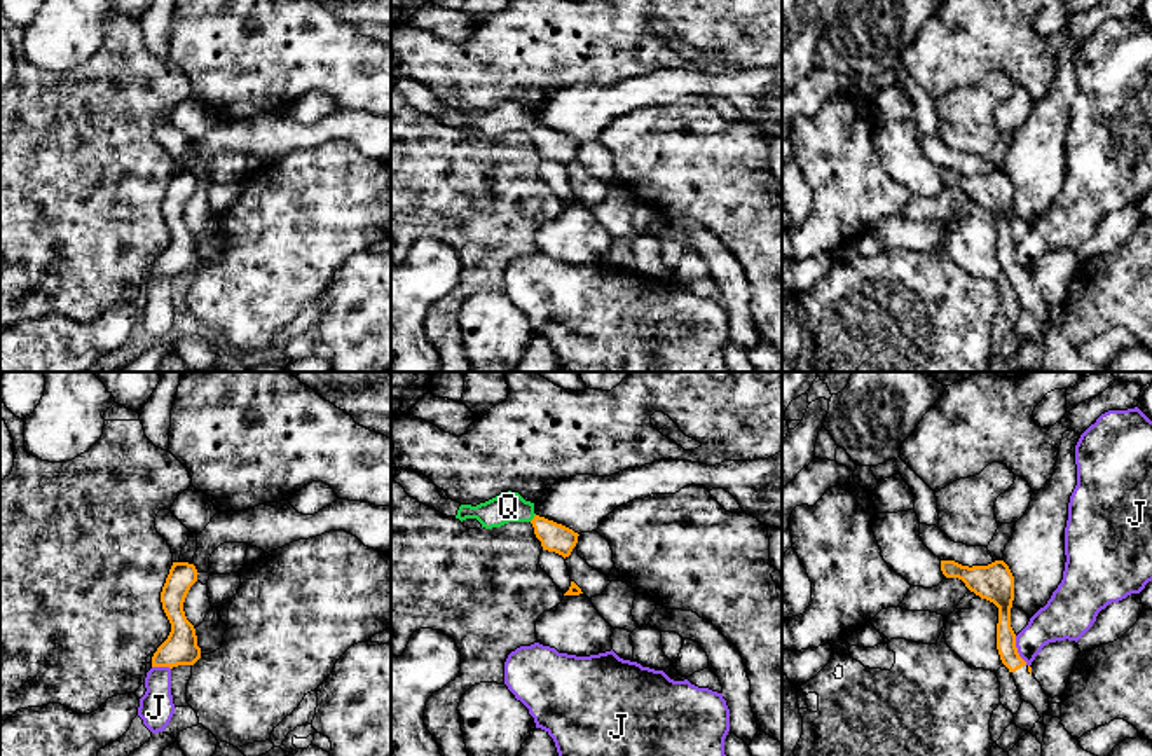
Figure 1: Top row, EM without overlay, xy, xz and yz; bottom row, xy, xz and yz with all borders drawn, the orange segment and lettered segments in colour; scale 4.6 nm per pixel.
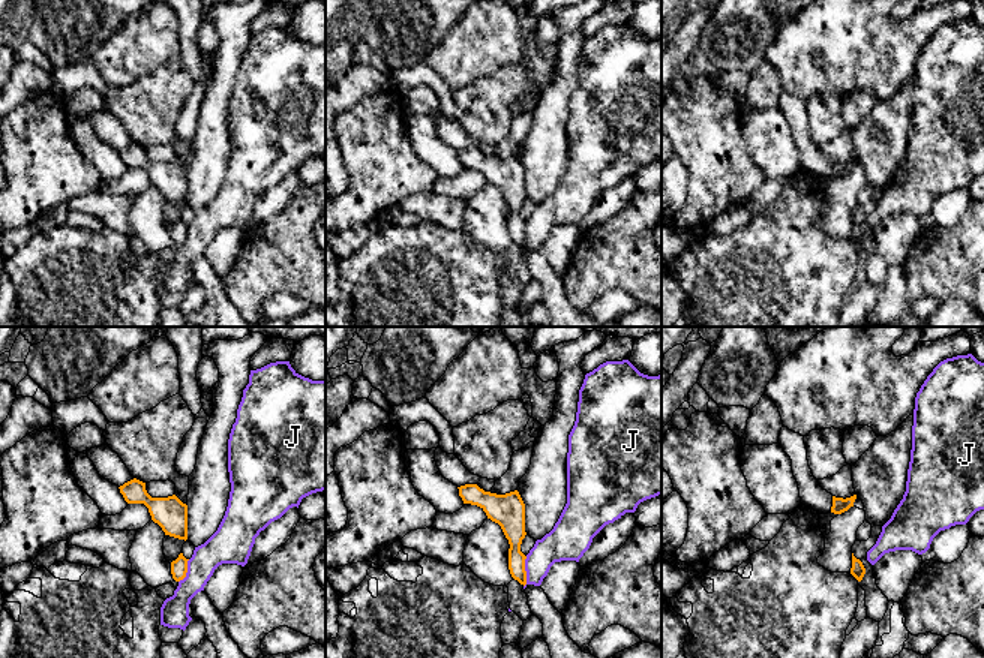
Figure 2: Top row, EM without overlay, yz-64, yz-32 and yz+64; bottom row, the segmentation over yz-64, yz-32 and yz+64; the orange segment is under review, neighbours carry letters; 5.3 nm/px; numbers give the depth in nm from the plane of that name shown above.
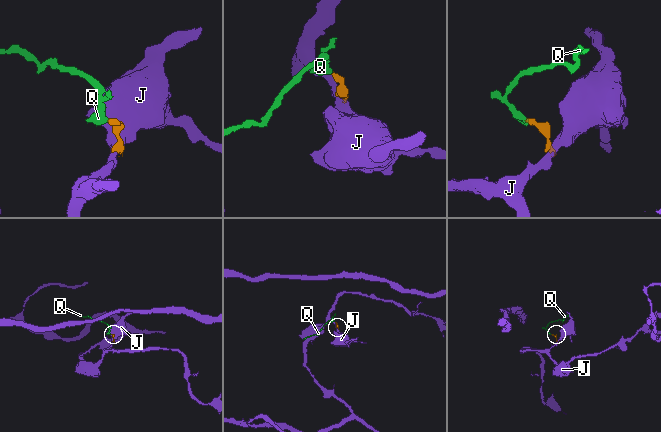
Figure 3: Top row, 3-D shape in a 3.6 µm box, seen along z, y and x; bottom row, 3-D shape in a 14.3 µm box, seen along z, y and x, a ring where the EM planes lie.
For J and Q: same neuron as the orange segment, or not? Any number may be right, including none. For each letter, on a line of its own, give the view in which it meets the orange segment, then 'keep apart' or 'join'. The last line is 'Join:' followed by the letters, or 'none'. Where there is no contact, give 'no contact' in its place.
J: meets orange in yz; keep apart
Q: meets orange in xz; join
Join: Q

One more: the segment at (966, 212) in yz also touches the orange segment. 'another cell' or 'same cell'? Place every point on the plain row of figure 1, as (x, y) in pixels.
another cell

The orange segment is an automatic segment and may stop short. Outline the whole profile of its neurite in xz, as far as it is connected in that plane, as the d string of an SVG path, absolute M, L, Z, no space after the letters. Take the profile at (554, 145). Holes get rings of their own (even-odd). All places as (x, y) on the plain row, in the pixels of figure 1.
M398 77L394 91L419 112L461 131L477 127L482 136L501 136L508 131L531 131L543 159L555 161L564 168L571 164L578 152L578 141L534 122L534 112L525 110L518 101L501 101L499 105L477 115L461 113L440 105L436 94L424 84Z

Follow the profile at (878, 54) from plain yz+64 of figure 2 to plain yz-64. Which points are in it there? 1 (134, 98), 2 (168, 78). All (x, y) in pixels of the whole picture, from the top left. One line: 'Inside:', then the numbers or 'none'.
Inside: none

